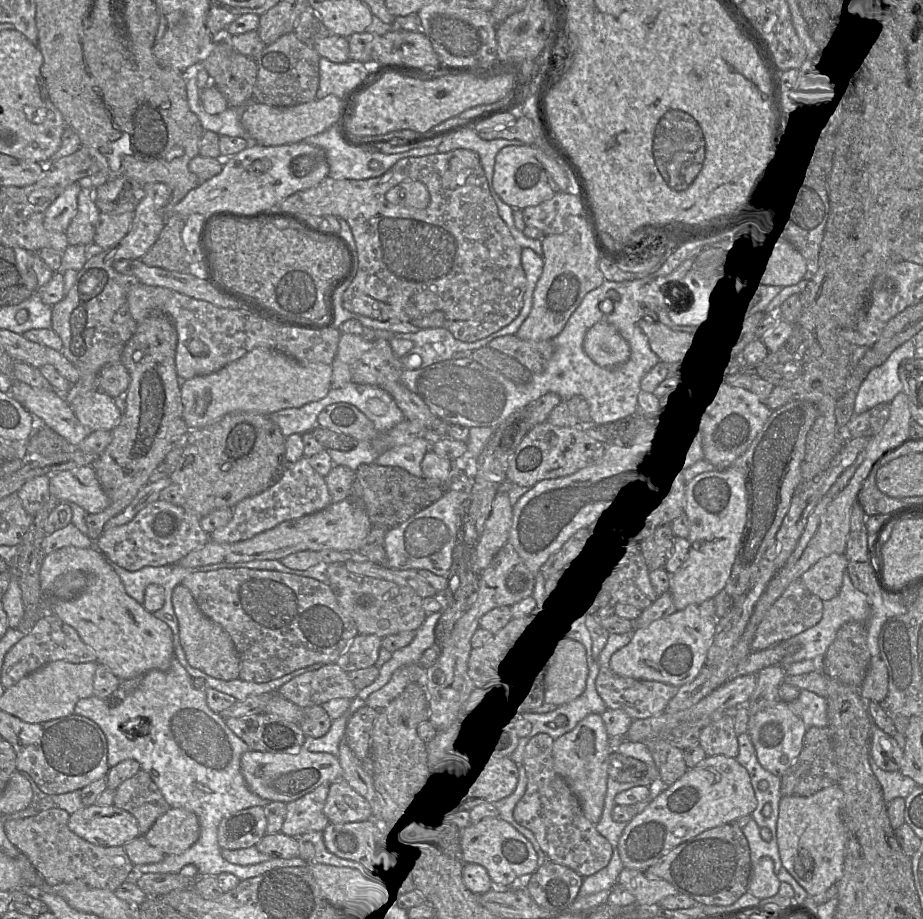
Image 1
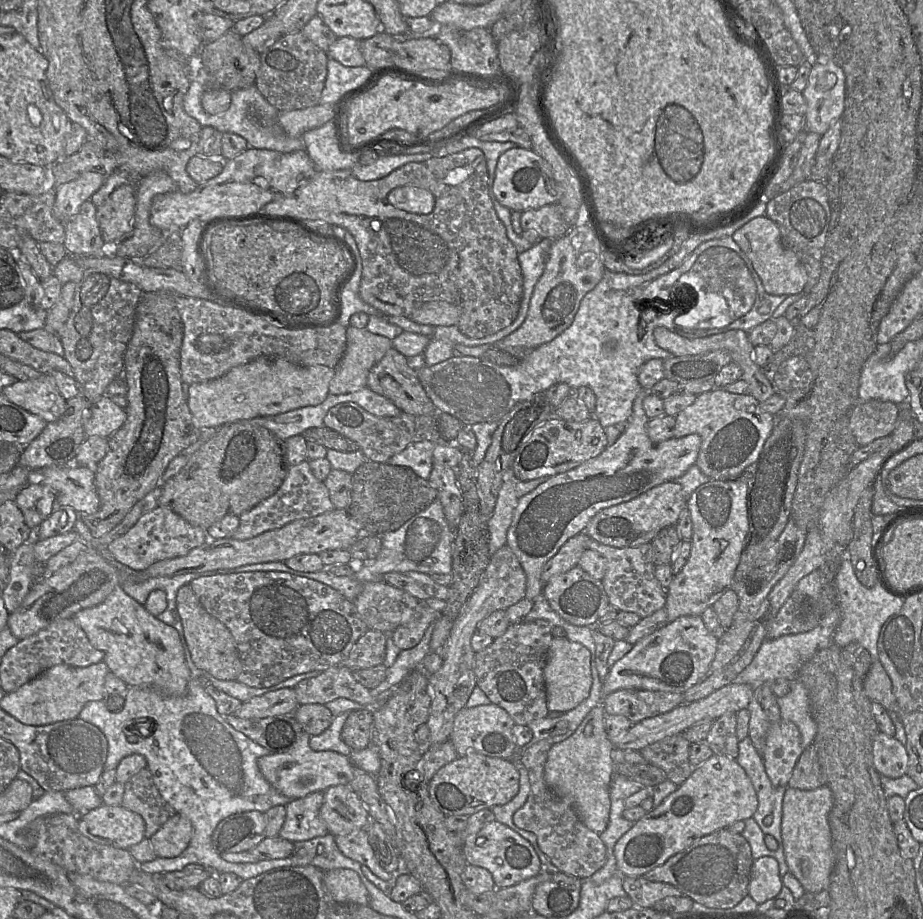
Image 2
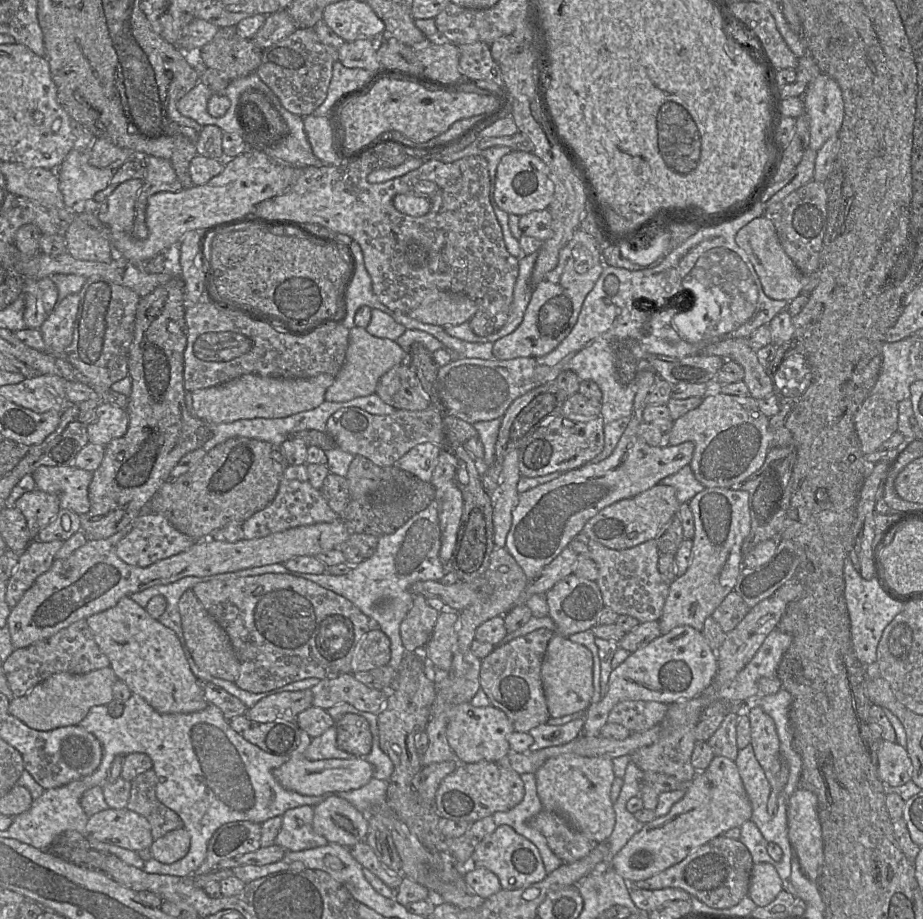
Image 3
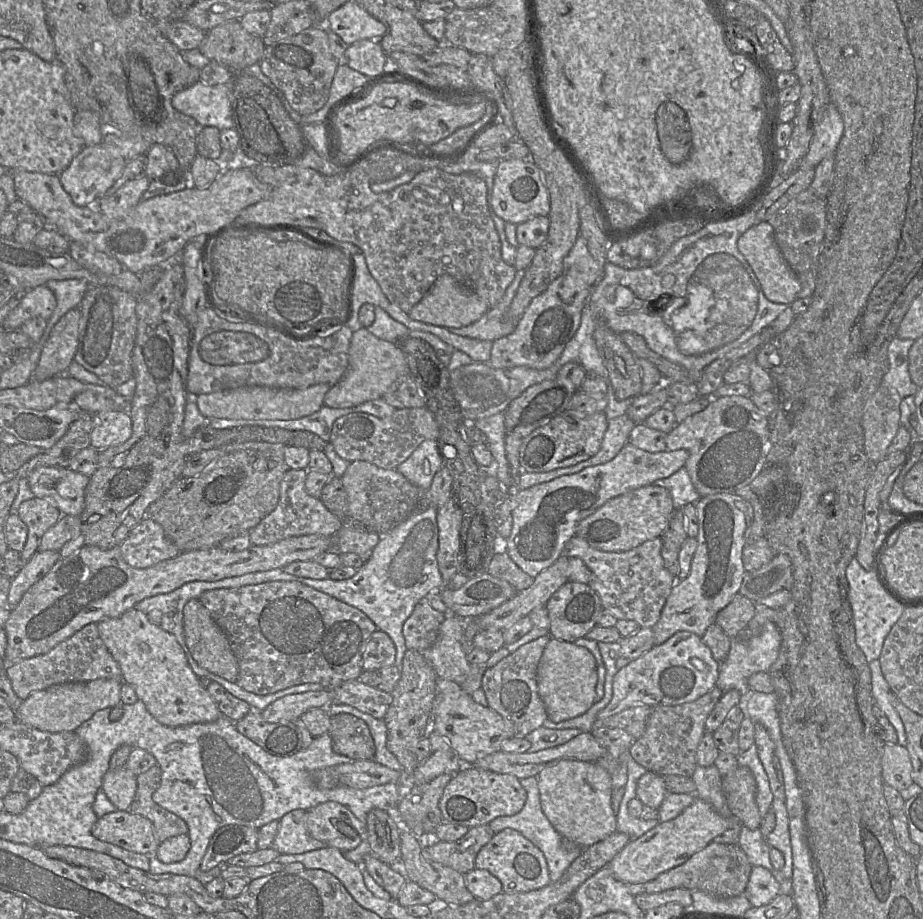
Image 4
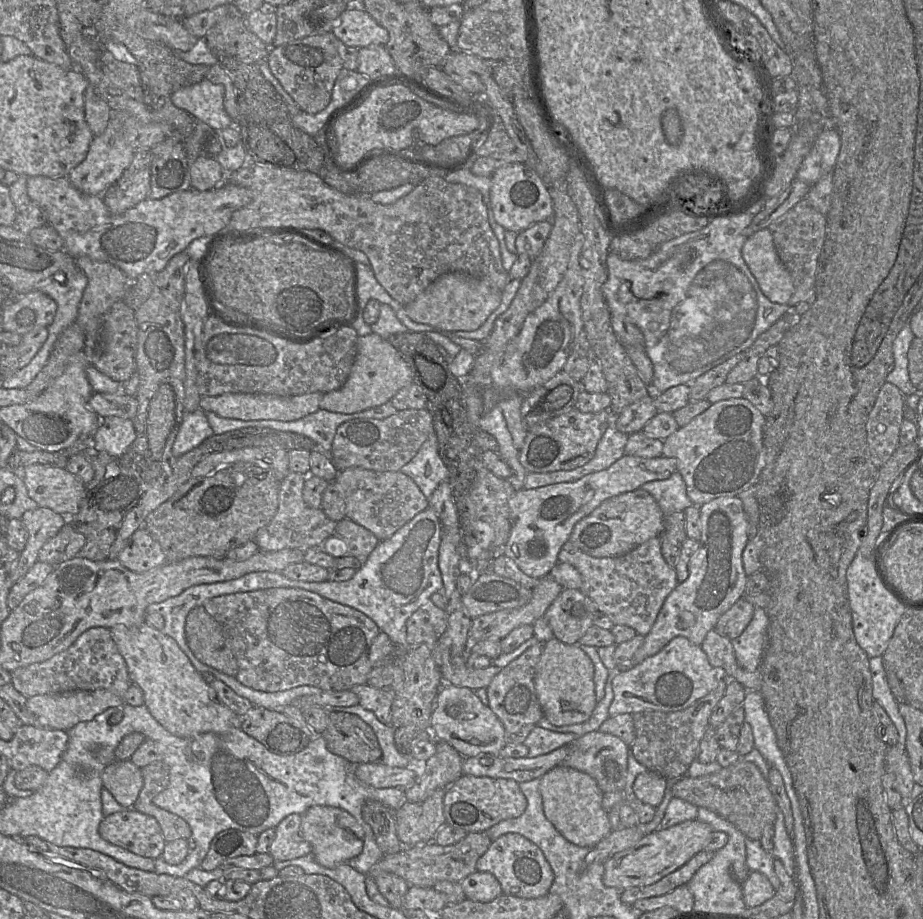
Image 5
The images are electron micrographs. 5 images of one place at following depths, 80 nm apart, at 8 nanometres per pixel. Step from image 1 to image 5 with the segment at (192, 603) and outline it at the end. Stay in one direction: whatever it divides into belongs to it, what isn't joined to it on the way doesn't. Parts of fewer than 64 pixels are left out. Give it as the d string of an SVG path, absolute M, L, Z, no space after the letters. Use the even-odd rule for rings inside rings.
M197 606L188 613L185 623L185 636L189 648L203 664L232 677L238 673L237 661L226 642L220 624L207 613L204 606Z

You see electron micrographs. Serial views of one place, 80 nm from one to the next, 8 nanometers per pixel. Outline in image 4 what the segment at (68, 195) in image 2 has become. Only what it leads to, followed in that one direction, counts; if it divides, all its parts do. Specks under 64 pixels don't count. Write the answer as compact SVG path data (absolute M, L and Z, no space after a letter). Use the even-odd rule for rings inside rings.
M100 143L84 147L58 175L64 190L74 204L80 207L92 206L121 176L127 162L121 157L113 157Z

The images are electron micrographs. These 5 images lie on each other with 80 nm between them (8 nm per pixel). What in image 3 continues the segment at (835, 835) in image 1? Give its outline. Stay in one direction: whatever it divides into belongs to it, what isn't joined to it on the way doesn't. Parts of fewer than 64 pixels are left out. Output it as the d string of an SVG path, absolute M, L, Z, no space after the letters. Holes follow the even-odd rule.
M799 788L787 802L788 837L803 874L815 881L823 863L824 844L818 815L818 798Z

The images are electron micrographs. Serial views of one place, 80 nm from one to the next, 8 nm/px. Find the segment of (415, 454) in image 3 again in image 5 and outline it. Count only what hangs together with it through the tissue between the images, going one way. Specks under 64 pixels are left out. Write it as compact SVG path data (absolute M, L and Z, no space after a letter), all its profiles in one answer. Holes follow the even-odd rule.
M433 431L417 454L400 471L409 476L427 499L437 486L447 481L449 471L439 454L437 435Z

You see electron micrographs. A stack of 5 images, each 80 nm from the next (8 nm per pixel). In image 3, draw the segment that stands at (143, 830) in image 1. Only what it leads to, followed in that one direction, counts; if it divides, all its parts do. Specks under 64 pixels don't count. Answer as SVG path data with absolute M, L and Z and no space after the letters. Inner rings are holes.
M151 768L131 780L130 796L126 808L145 817L154 840L172 830L184 827L179 815L162 804L156 797L157 776Z

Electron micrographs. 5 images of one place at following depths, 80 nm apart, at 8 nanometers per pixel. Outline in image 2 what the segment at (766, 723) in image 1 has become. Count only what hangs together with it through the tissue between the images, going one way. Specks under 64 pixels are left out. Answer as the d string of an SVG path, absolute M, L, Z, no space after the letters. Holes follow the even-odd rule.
M782 720L772 726L762 759L774 787L788 787L793 769L803 751L800 731L793 722Z

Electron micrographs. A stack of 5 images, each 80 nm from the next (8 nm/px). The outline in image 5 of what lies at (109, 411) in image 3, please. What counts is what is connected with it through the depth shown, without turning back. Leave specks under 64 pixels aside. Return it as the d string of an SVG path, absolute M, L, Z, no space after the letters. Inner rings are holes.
M117 416L100 419L100 425L92 436L92 452L107 452L113 457L120 458L136 439L134 422Z

